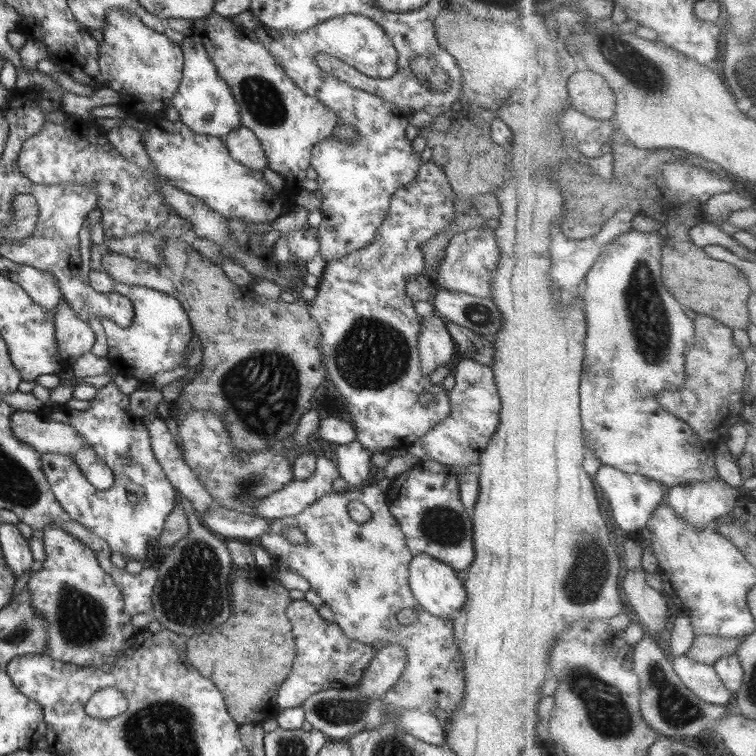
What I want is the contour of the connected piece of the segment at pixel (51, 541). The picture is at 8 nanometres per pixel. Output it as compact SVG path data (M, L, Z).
M50 524L44 527L41 536L46 558L42 561L41 570L31 572L25 588L30 595L30 604L47 622L48 647L45 655L53 660L80 667L99 668L104 664L112 664L124 654L126 644L140 633L132 626L131 616L124 610L124 598L120 588L116 586L112 575L100 566L96 553L64 529Z

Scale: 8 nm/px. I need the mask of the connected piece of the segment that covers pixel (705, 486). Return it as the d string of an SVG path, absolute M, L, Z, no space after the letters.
M706 480L671 487L667 502L686 522L706 528L736 510L741 494L740 488L726 480Z

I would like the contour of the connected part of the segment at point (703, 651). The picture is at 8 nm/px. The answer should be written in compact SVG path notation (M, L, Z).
M709 635L698 636L694 647L686 656L704 664L715 666L721 659L729 655L738 655L741 645L746 640L746 637L728 639Z

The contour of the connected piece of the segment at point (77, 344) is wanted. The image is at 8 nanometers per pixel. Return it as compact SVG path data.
M62 298L52 313L60 357L64 361L74 362L78 357L90 352L96 344L96 334L89 323L76 316L70 303Z

